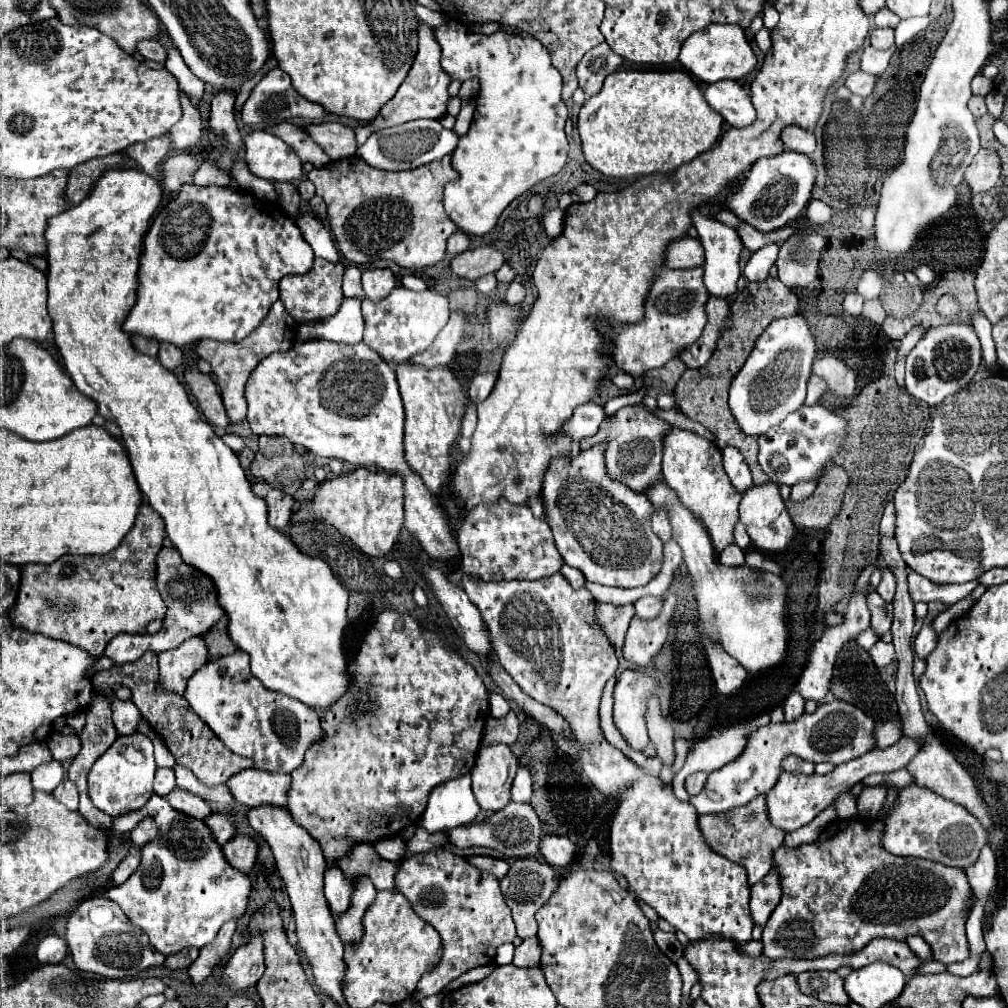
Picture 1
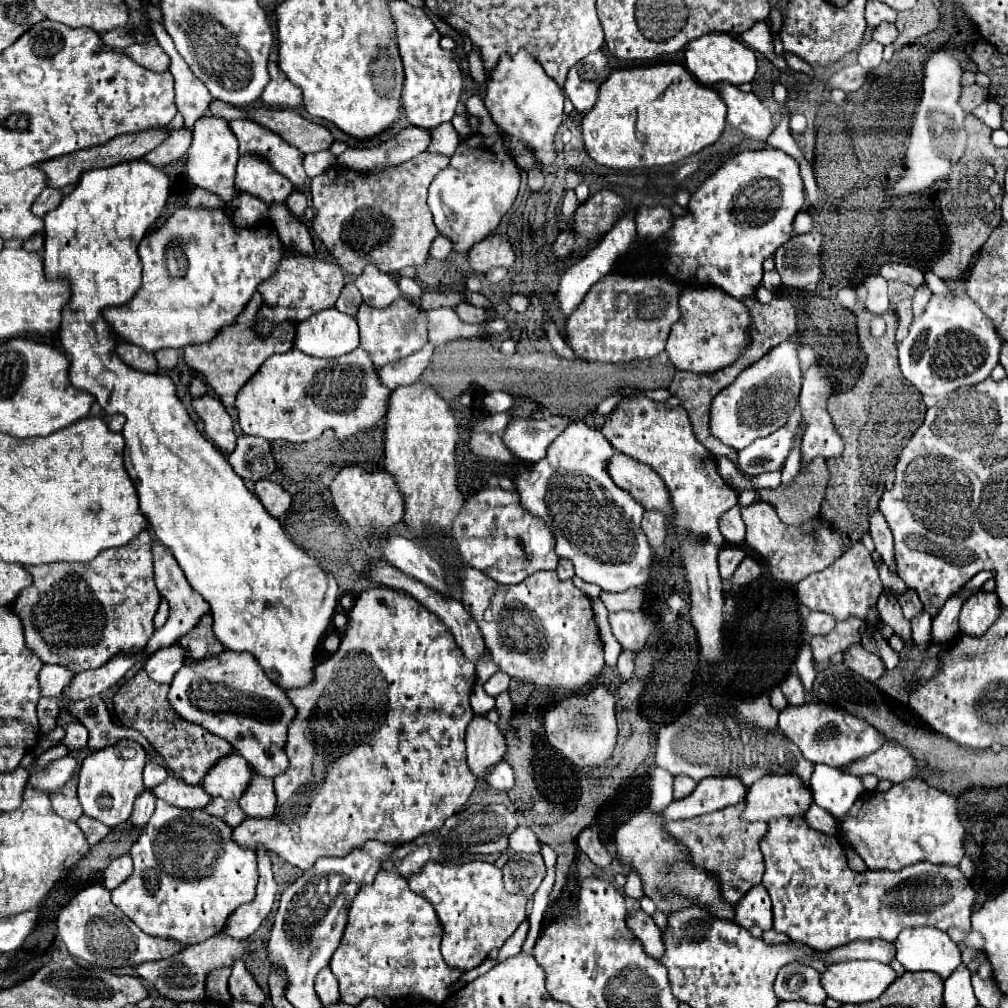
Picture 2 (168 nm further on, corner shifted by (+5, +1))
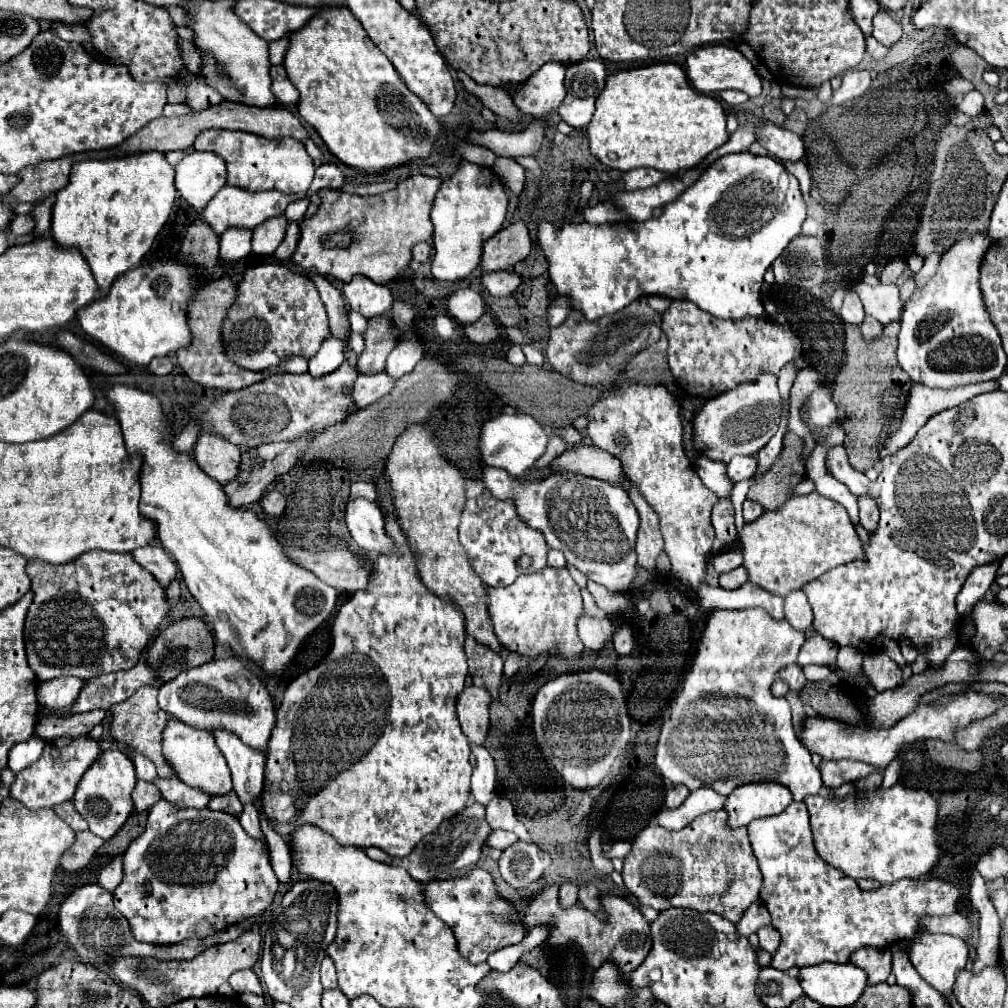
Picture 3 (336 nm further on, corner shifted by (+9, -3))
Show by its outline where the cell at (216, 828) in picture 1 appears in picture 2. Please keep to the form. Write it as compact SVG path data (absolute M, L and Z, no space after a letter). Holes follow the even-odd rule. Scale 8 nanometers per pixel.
M212 798L210 804L206 806L206 812L212 816L222 818L226 824L232 824L232 828L236 828L246 814L242 812L242 808L238 806L236 800L222 800L222 798Z

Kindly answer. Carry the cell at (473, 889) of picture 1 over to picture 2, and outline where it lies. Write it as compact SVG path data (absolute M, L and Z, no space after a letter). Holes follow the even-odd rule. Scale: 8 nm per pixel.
M480 860L462 866L440 866L430 862L420 874L410 876L408 884L412 892L424 896L434 906L444 926L442 956L448 964L460 970L480 966L488 958L488 952L500 948L520 922L526 920L526 896L506 892L502 870Z

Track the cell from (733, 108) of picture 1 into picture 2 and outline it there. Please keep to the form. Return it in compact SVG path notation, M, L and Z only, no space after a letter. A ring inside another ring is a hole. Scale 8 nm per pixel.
M722 84L718 92L728 106L728 124L752 140L766 142L774 130L774 120L760 98L754 92L746 94L732 84Z

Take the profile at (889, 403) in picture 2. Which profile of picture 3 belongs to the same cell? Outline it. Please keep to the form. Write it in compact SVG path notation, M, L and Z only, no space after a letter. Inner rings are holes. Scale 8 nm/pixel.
M900 322L884 326L882 334L868 342L864 340L858 324L846 326L846 362L836 376L832 400L838 406L838 424L844 428L844 448L848 452L850 466L864 472L880 462L882 440L898 428L902 408L912 382L896 362L896 336Z

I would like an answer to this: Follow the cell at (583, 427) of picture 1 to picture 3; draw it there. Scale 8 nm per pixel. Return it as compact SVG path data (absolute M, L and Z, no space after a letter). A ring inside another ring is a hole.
M500 414L488 420L480 434L480 452L486 466L502 468L516 478L522 476L524 470L528 470L546 452L546 446L548 446L546 430L532 416L526 414L512 414L512 416Z

